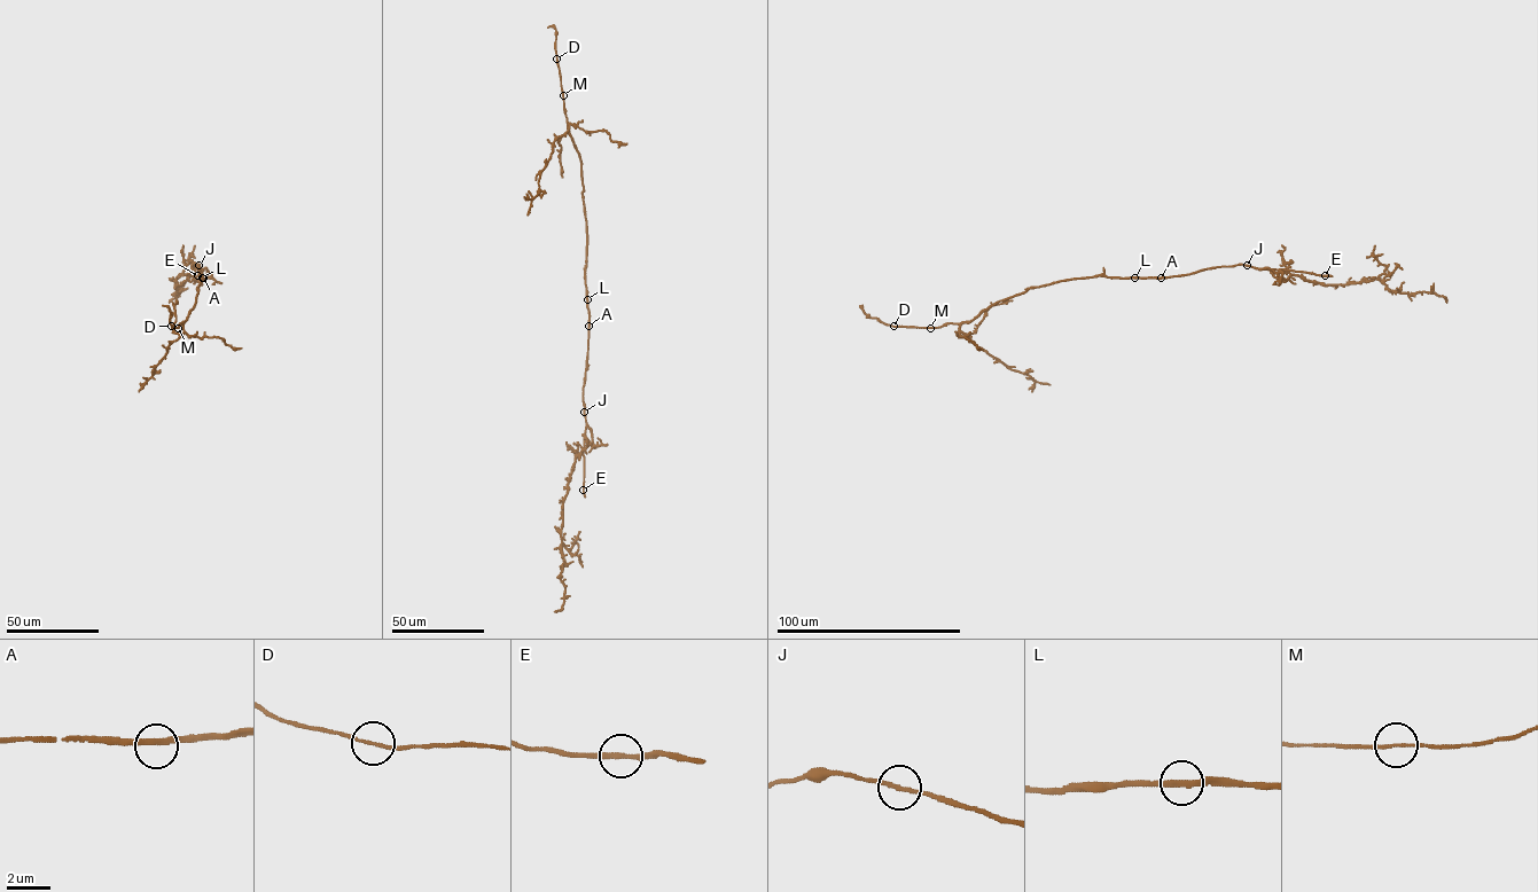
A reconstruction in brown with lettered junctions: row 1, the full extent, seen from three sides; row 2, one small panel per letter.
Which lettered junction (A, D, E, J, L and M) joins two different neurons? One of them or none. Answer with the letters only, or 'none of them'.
none of them

